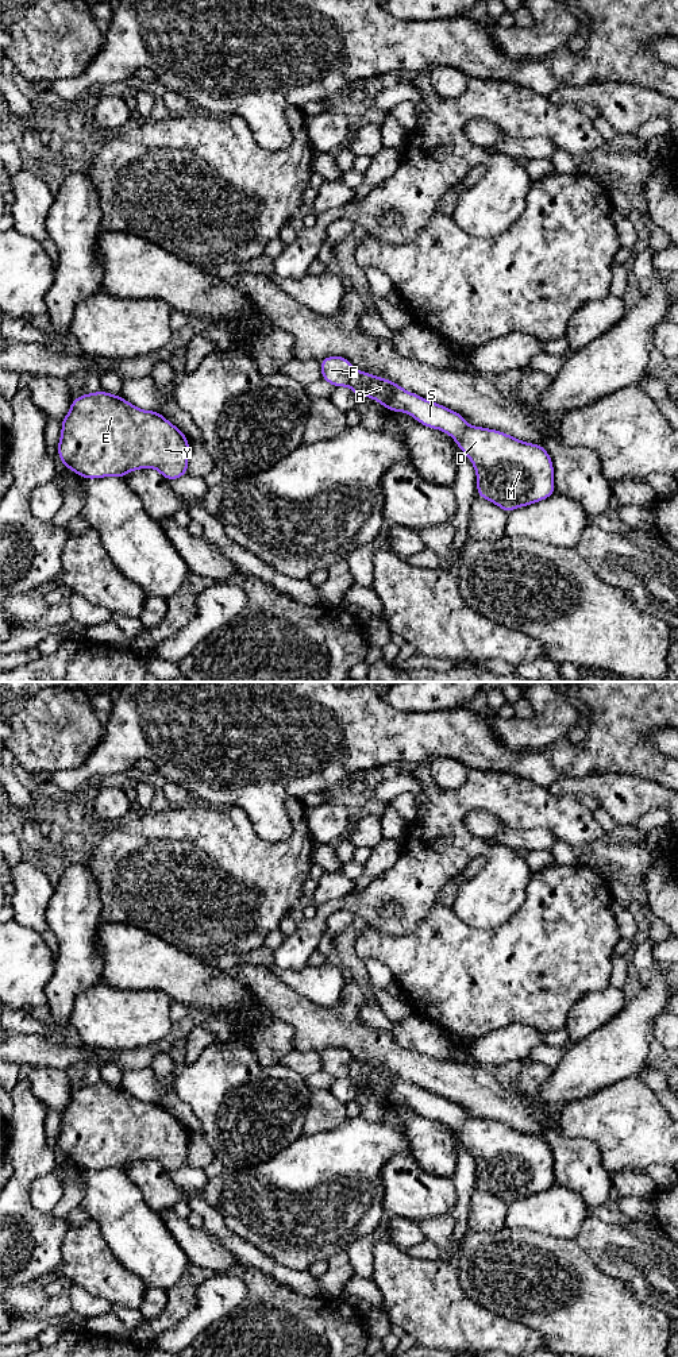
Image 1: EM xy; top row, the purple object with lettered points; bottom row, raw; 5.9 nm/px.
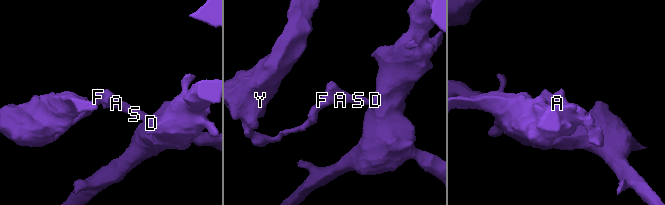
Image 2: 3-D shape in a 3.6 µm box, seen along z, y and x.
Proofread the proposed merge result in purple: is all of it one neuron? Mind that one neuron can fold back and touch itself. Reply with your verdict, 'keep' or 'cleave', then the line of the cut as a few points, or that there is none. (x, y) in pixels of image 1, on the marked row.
cleave; cut in xy along (353, 367), (346, 385)

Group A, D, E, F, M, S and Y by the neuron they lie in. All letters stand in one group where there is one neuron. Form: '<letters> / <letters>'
A D M S / E F Y

